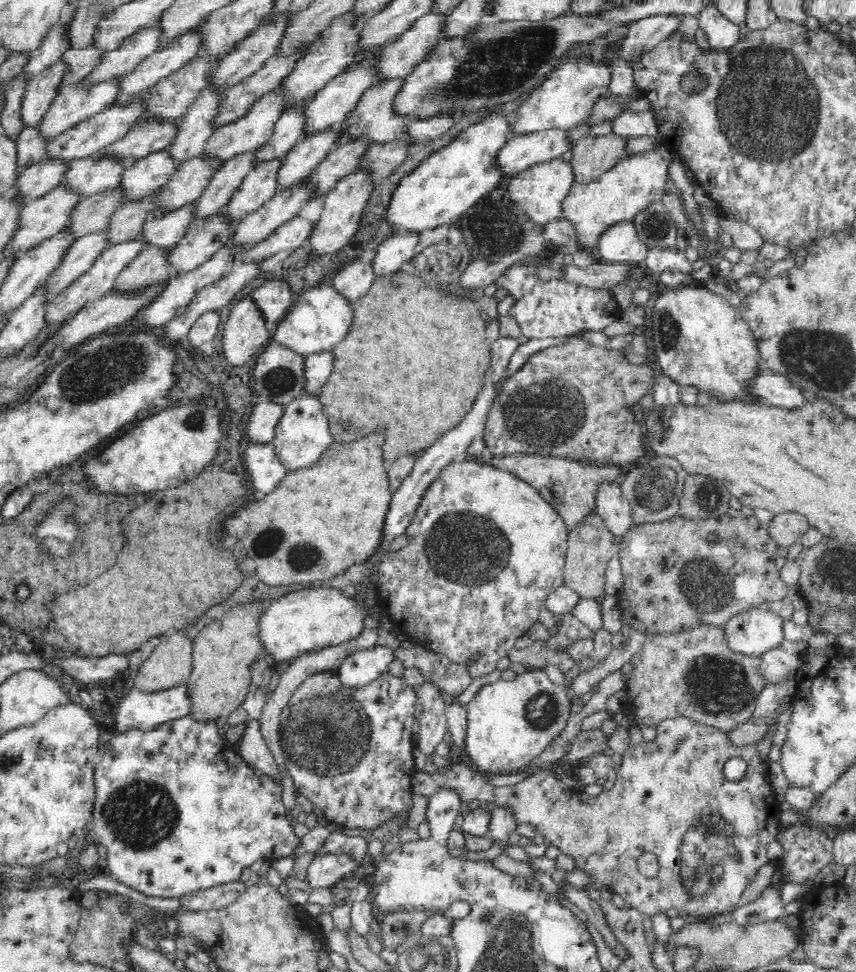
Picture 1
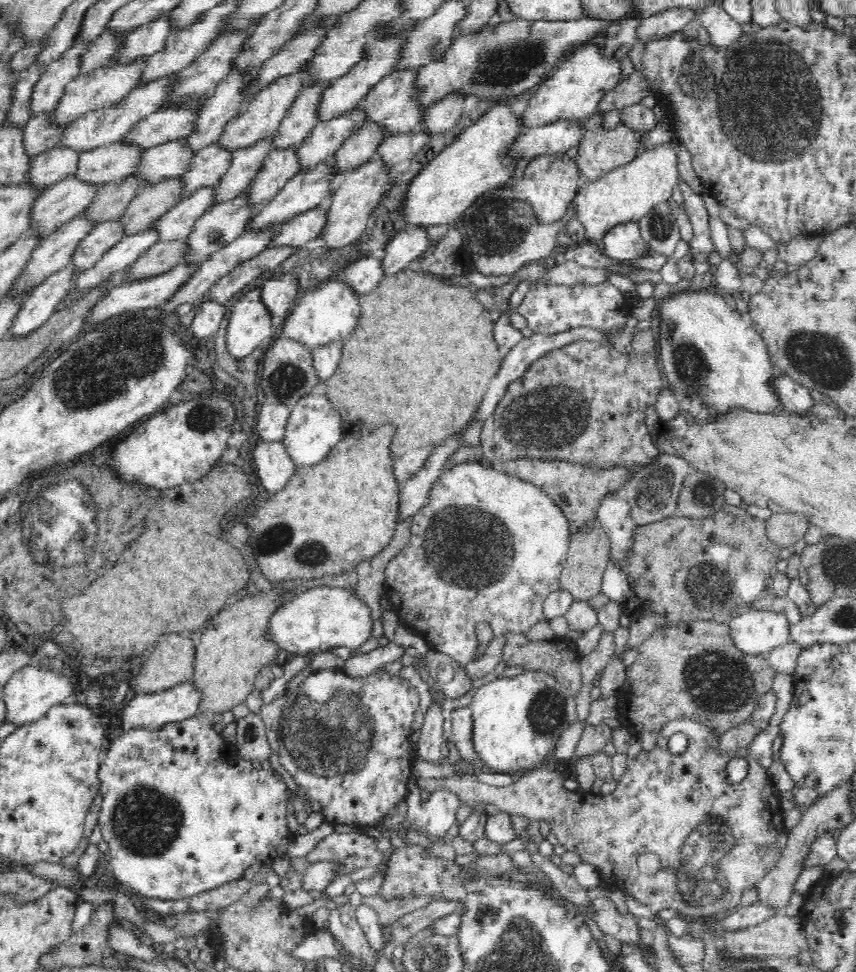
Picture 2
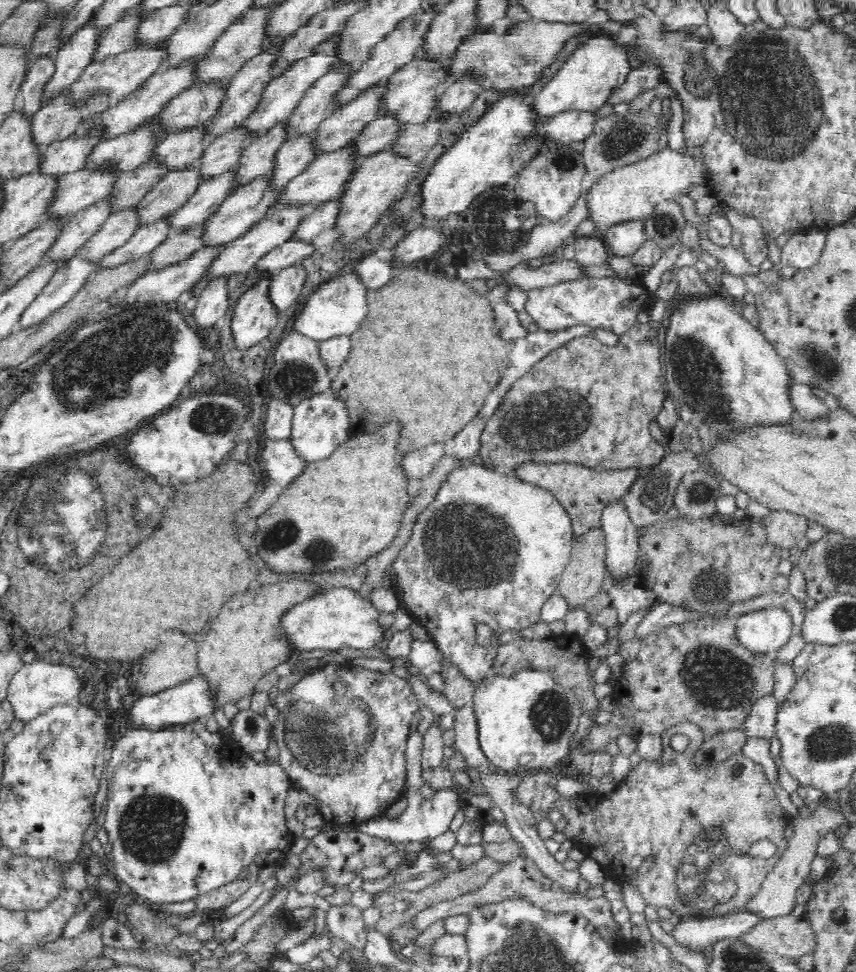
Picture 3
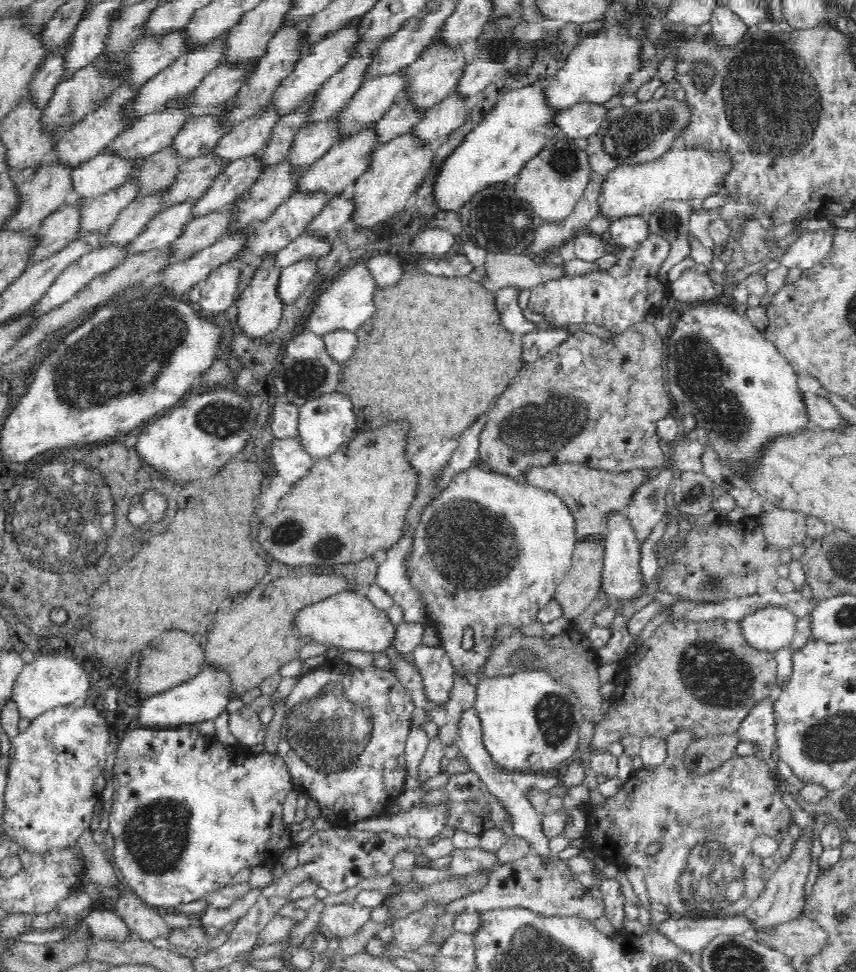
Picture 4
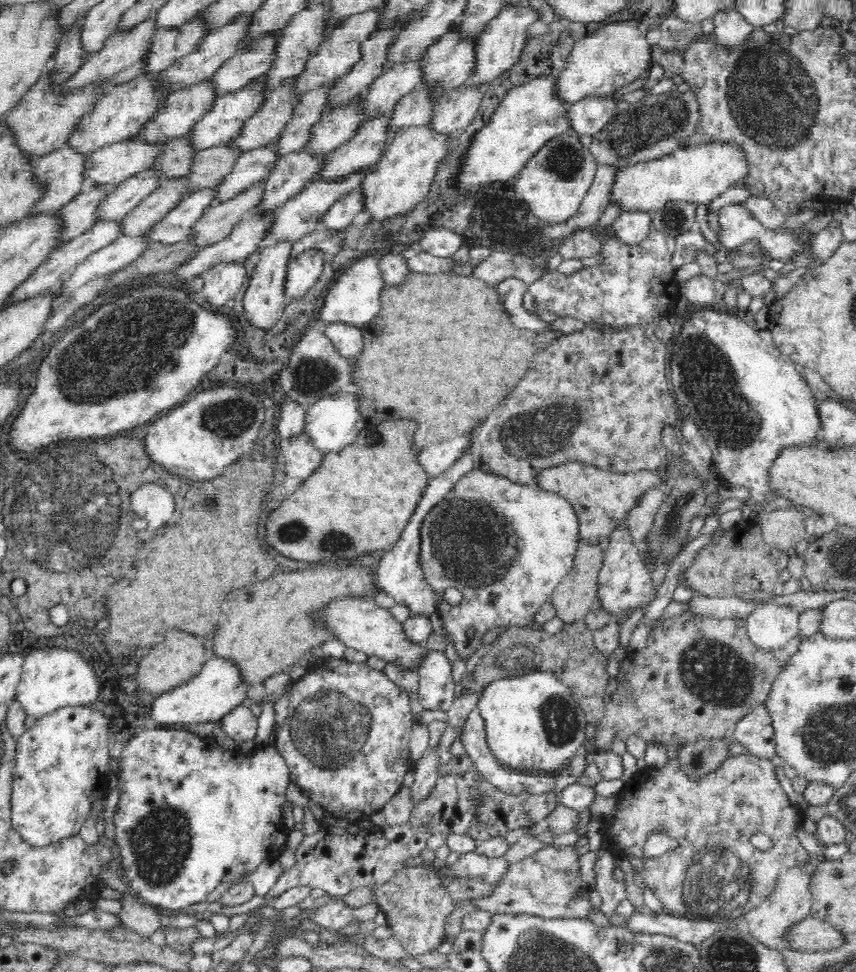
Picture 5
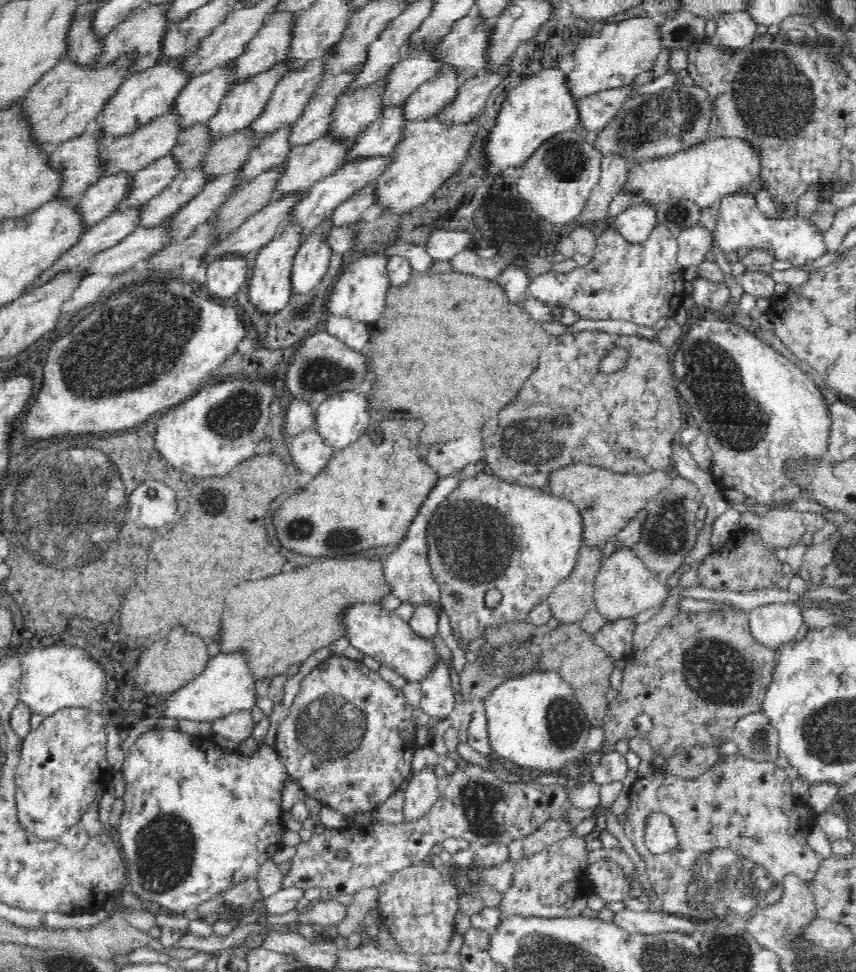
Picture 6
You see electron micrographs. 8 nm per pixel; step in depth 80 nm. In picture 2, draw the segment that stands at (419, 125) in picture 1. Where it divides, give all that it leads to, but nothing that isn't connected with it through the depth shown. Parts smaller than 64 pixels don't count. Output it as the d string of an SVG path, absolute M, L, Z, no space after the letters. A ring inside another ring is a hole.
M450 91L441 99L434 101L424 114L423 128L428 129L430 134L441 132L452 135L459 129L466 98L464 91Z

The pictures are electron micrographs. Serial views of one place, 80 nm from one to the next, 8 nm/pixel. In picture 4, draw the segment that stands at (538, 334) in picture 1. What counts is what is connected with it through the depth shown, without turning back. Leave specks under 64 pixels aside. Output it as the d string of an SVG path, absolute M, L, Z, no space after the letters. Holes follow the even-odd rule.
M651 232L635 249L617 246L613 251L614 256L616 256L614 266L582 275L564 274L561 277L538 283L529 289L528 306L533 312L542 314L544 320L553 328L567 328L570 324L596 323L604 326L611 333L622 333L623 330L630 328L630 326L644 322L648 314L654 317L656 312L662 308L664 300L672 296L672 282L668 280L668 275L660 273L664 260L670 254L671 242Z

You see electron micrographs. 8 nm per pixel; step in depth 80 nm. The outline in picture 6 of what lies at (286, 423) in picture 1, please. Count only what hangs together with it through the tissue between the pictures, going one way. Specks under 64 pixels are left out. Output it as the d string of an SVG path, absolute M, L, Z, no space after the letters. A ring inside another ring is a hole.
M367 390L347 391L330 396L317 408L316 430L338 450L358 441L373 420L368 410Z

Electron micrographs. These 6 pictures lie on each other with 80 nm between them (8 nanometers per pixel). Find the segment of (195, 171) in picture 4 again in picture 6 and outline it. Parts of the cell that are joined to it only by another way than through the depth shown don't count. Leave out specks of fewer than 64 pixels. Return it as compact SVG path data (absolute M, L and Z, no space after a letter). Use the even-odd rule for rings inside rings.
M250 126L232 131L210 146L210 152L201 164L208 176L212 177L240 169L248 160L248 154L262 139L262 135L258 135Z

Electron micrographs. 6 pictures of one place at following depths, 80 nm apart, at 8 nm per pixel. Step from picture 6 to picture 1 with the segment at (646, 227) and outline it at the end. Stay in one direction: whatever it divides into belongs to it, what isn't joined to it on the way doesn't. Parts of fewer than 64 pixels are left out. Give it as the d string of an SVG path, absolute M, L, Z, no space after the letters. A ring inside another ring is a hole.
M624 221L610 226L600 236L596 252L603 262L638 264L646 258L649 248L640 239L636 225Z

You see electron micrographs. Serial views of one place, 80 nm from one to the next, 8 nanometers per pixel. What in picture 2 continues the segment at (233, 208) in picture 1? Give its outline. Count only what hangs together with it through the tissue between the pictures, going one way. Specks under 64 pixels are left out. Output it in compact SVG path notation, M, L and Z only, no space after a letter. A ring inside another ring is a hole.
M296 145L272 149L264 160L264 168L248 186L253 206L273 200L286 182L301 172L302 163Z

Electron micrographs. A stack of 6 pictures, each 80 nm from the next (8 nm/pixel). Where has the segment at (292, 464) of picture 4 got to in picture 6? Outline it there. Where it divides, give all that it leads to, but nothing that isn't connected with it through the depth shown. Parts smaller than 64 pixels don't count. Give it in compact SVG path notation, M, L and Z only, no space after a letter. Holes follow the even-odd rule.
M307 429L301 434L294 435L288 452L296 468L312 475L320 474L332 456L339 450L327 444L325 436L318 430Z

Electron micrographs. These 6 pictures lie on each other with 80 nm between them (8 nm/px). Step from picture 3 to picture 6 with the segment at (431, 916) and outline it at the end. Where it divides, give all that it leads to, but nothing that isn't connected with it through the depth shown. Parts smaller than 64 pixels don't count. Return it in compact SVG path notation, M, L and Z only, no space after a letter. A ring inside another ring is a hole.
M570 835L547 846L545 850L525 856L514 865L514 885L502 893L498 910L503 915L526 917L578 917L586 908L582 900L588 875L588 841L584 836Z

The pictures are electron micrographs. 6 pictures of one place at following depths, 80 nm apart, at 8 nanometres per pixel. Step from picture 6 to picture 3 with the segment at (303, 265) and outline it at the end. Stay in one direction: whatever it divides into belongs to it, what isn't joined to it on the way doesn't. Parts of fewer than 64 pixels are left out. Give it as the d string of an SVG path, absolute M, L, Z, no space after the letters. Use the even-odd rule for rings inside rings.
M292 265L275 272L268 292L271 294L272 304L278 306L280 310L294 306L296 300L302 296L306 278L308 278L308 272L301 265Z

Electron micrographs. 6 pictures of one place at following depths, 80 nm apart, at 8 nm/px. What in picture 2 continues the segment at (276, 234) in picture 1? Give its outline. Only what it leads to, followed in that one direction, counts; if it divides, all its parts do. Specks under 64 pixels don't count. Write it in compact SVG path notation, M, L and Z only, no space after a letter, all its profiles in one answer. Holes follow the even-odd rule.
M310 209L292 217L289 222L282 224L280 234L272 240L270 246L296 245L304 246L312 238L321 236L328 224L328 209Z

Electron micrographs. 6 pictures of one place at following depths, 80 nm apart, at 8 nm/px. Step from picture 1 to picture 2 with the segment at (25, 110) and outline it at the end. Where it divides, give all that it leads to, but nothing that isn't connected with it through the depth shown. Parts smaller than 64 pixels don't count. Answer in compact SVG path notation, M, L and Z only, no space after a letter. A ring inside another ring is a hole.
M78 33L72 47L58 60L48 64L48 72L44 72L38 84L34 86L34 96L32 96L34 114L40 111L54 111L58 100L64 94L66 84L70 84L82 72L80 66L90 46L91 42L89 43L82 33Z

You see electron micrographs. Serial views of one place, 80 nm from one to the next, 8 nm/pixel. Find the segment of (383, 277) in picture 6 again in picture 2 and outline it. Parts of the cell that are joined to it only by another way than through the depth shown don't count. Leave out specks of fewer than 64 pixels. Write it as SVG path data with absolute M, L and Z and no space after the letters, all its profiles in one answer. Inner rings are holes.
M343 278L319 284L314 290L302 292L282 328L282 336L302 341L315 349L323 344L346 338L354 332L362 318L360 294Z

